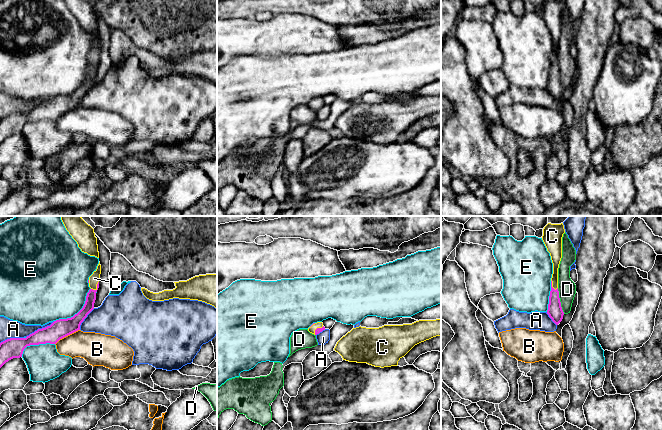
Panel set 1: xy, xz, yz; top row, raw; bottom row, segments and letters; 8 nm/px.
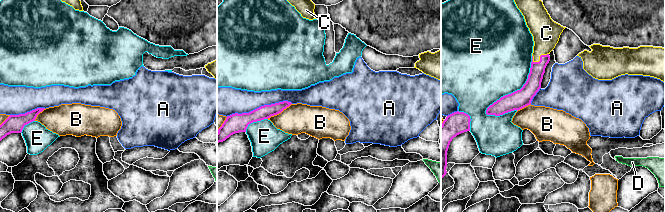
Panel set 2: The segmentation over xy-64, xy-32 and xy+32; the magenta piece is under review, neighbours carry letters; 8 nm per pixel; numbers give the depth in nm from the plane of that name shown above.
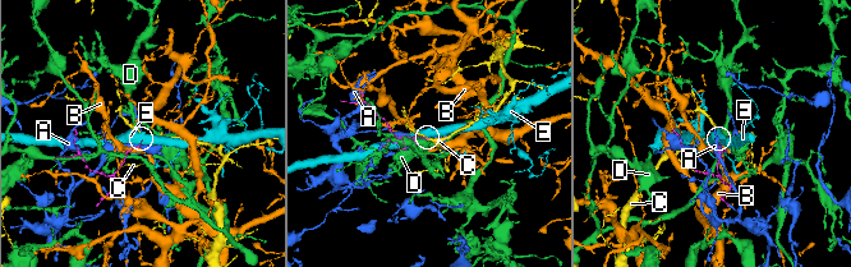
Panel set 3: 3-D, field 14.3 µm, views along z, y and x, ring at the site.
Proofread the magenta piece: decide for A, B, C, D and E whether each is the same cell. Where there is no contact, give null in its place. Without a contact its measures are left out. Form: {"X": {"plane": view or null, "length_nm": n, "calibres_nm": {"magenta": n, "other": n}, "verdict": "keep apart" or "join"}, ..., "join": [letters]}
{"A": {"plane": "xy", "length_nm": 260, "calibres_nm": {"magenta": 150, "other": 140}, "verdict": "keep apart"}, "B": {"plane": "xy", "length_nm": 240, "calibres_nm": {"magenta": 150, "other": 240}, "verdict": "keep apart"}, "C": {"plane": "xy", "length_nm": 90, "calibres_nm": {"magenta": 80, "other": 80}, "verdict": "join"}, "D": {"plane": "yz", "length_nm": 220, "calibres_nm": {"magenta": 120, "other": 140}, "verdict": "keep apart"}, "E": {"plane": "xy", "length_nm": 400, "calibres_nm": {"magenta": 150, "other": 480}, "verdict": "keep apart"}, "join": ["C"]}

